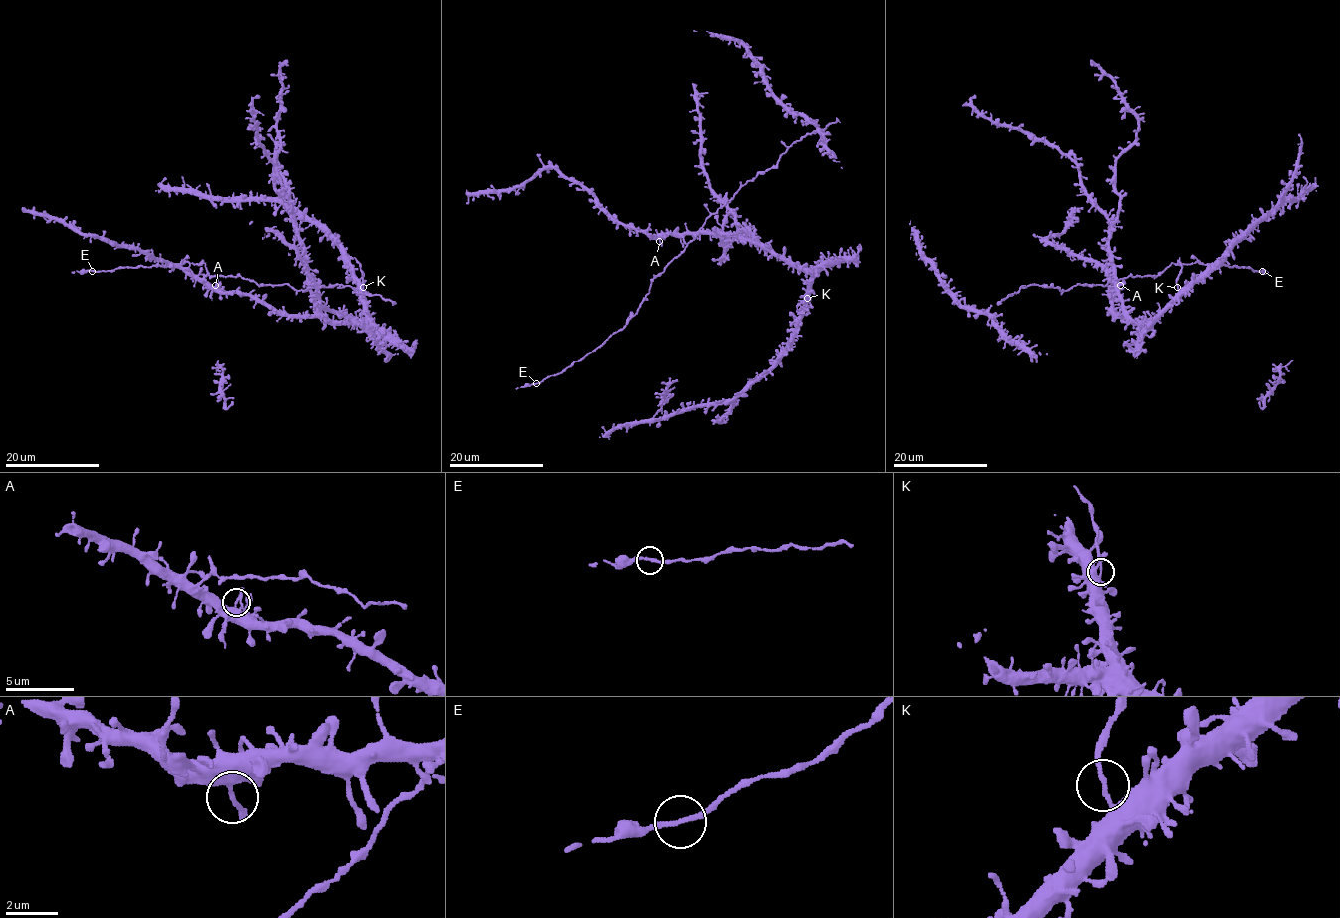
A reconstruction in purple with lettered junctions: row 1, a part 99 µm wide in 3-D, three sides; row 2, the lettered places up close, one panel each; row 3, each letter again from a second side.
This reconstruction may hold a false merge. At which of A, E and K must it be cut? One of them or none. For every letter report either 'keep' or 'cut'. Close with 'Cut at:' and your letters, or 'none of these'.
A: keep
E: keep
K: cut
Cut at: K

